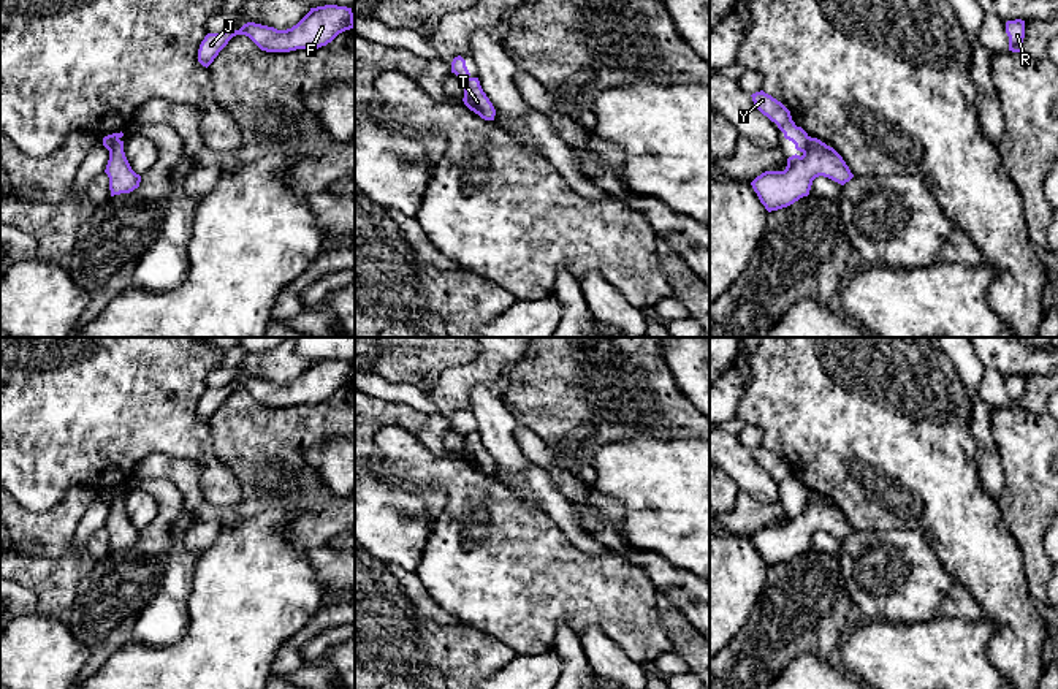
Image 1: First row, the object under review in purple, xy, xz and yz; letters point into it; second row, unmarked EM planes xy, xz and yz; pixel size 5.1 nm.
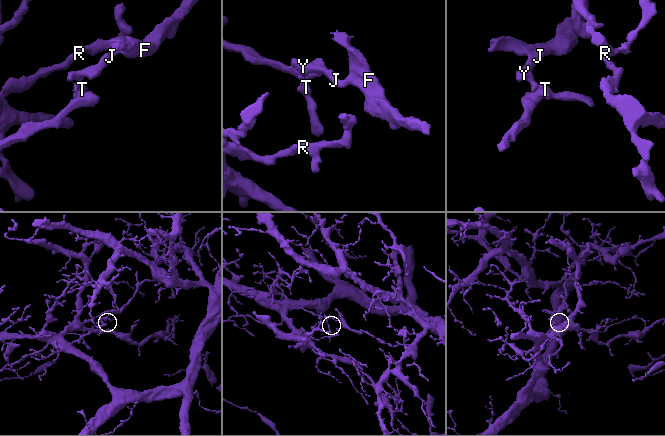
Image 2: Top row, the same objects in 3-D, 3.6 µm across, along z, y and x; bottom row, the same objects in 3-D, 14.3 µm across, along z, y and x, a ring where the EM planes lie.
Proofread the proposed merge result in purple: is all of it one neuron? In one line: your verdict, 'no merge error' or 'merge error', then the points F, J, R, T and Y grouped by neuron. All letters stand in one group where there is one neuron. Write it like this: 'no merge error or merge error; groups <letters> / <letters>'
merge error; groups F J Y / R T

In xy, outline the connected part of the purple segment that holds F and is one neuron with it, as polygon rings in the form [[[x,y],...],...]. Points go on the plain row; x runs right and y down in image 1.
[[[325,360],[310,366],[291,383],[247,377],[239,385],[207,388],[198,404],[198,417],[209,421],[219,407],[236,390],[249,391],[261,405],[290,407],[296,404],[318,404],[331,398],[339,388],[355,382],[352,363]]]

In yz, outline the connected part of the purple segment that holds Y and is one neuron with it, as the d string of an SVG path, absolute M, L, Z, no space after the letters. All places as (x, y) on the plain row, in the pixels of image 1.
M763 445L755 447L751 451L755 463L778 480L784 488L784 493L792 496L797 505L805 507L809 491L801 482L795 480L790 466Z

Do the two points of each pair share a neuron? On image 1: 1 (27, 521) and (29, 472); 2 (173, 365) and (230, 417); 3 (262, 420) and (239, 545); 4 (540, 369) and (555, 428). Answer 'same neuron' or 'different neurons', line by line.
1: different neurons
2: different neurons
3: different neurons
4: same neuron

